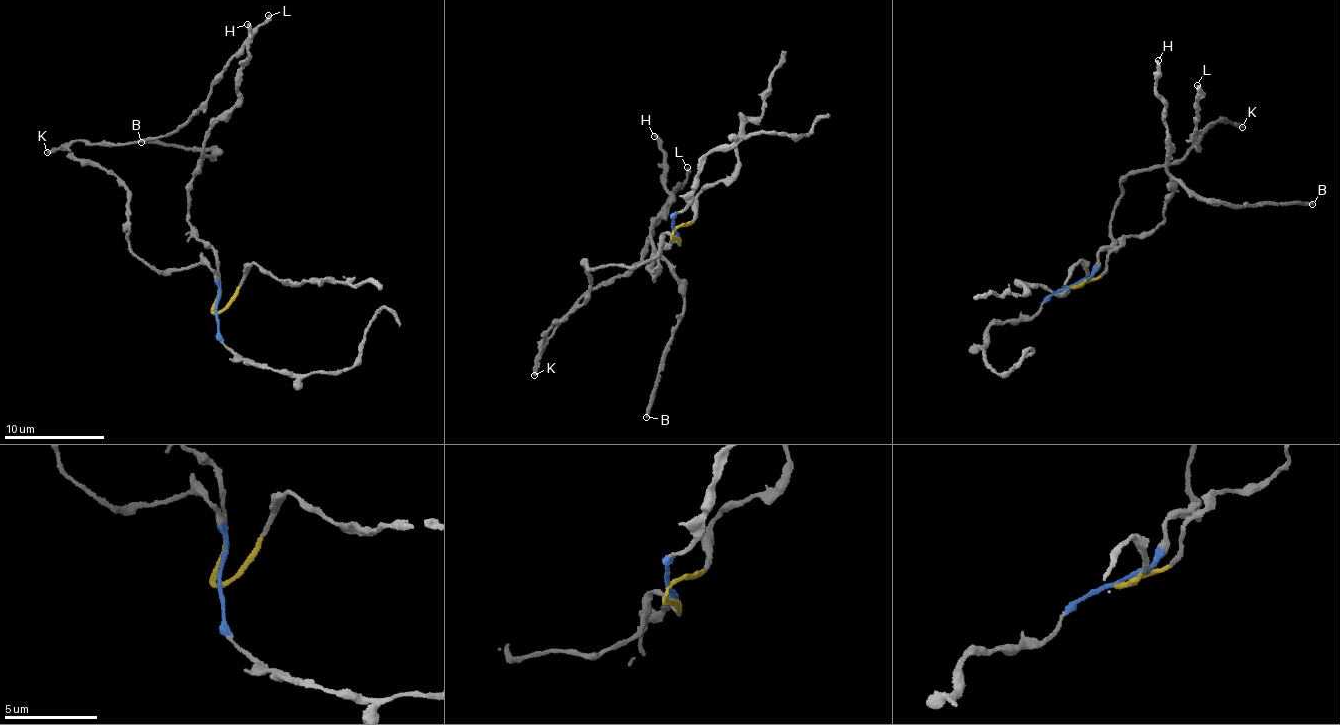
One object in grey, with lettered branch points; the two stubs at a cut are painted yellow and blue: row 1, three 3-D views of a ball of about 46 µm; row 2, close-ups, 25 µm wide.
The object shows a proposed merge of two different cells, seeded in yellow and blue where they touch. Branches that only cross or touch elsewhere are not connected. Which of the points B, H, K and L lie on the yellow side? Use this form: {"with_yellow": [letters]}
{"with_yellow": ["B", "H"]}

